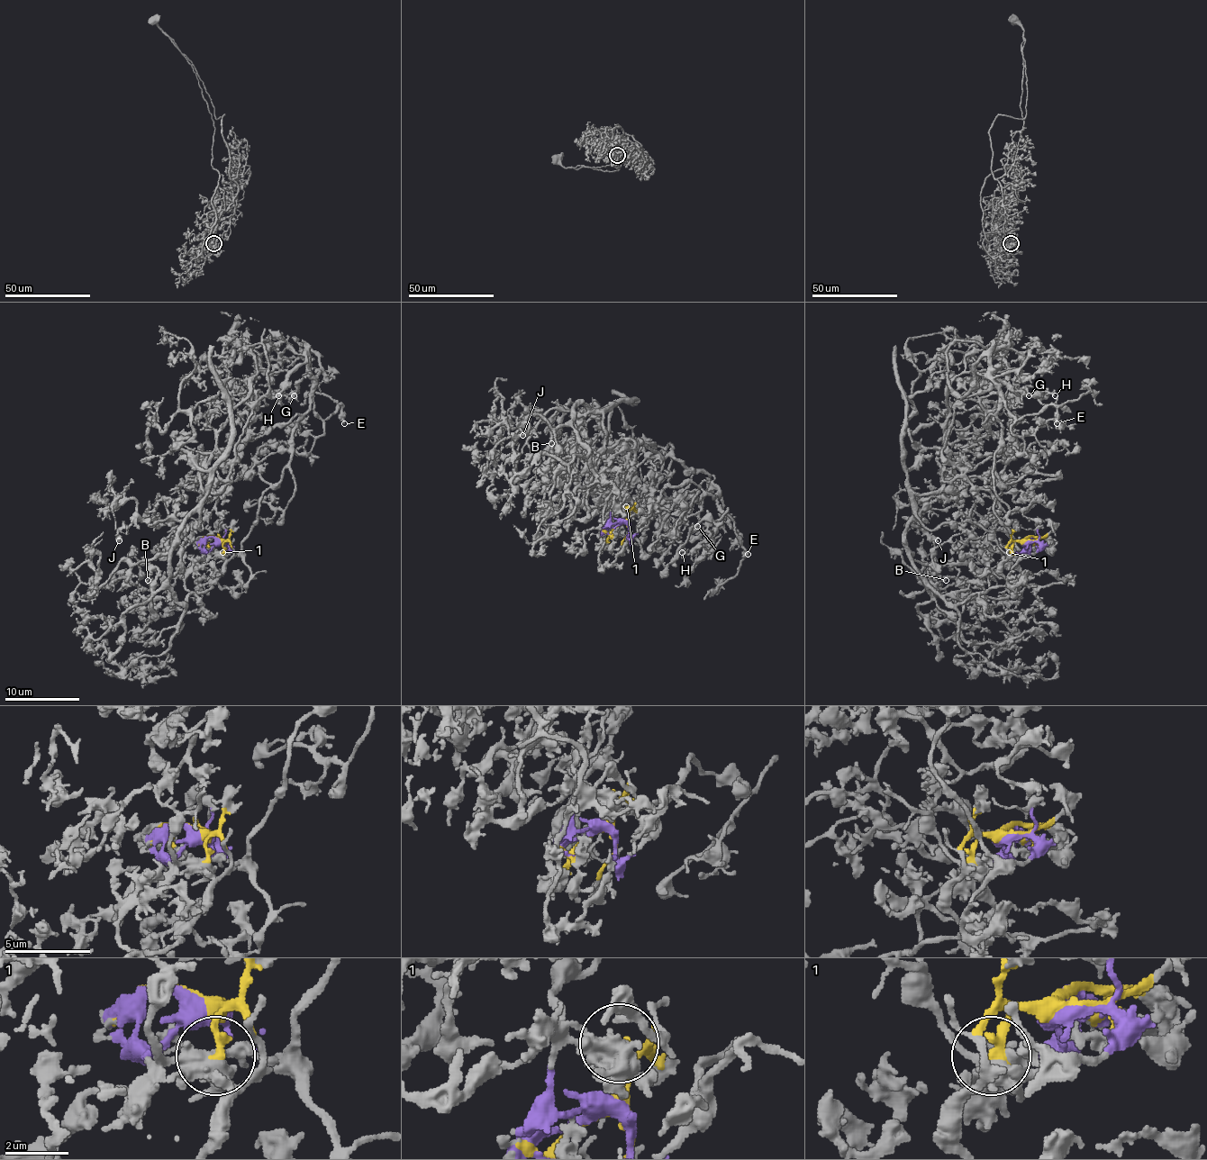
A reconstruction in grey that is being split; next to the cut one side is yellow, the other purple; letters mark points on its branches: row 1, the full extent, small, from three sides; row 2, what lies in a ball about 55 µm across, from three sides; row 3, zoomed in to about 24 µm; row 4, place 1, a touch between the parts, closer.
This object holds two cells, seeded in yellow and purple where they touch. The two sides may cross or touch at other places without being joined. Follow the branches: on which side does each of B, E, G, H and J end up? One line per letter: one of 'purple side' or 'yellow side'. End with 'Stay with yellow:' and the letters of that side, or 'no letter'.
B: yellow side
E: purple side
G: purple side
H: purple side
J: yellow side
Stay with yellow: B, J

